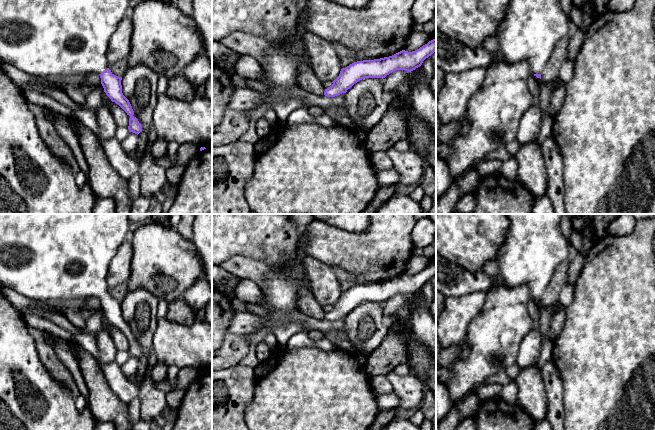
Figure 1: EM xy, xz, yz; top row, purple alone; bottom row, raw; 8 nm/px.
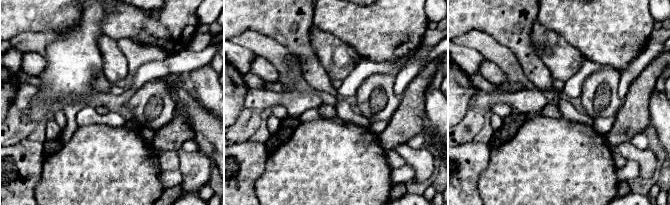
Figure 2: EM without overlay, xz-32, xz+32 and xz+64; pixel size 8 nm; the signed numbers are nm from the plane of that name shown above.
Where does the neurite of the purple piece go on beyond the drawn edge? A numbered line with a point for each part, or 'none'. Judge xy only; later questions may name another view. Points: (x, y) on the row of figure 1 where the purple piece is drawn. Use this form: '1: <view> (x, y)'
1: xy (53, 39)

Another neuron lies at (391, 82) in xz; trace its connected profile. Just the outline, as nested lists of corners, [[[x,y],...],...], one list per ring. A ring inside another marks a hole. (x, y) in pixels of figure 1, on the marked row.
[[[397,70],[387,75],[383,80],[383,92],[385,97],[395,90],[399,84],[405,79],[408,71]]]

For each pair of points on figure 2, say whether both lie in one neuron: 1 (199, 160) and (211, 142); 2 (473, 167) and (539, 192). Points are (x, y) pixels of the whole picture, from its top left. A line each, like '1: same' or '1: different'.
1: different
2: different

